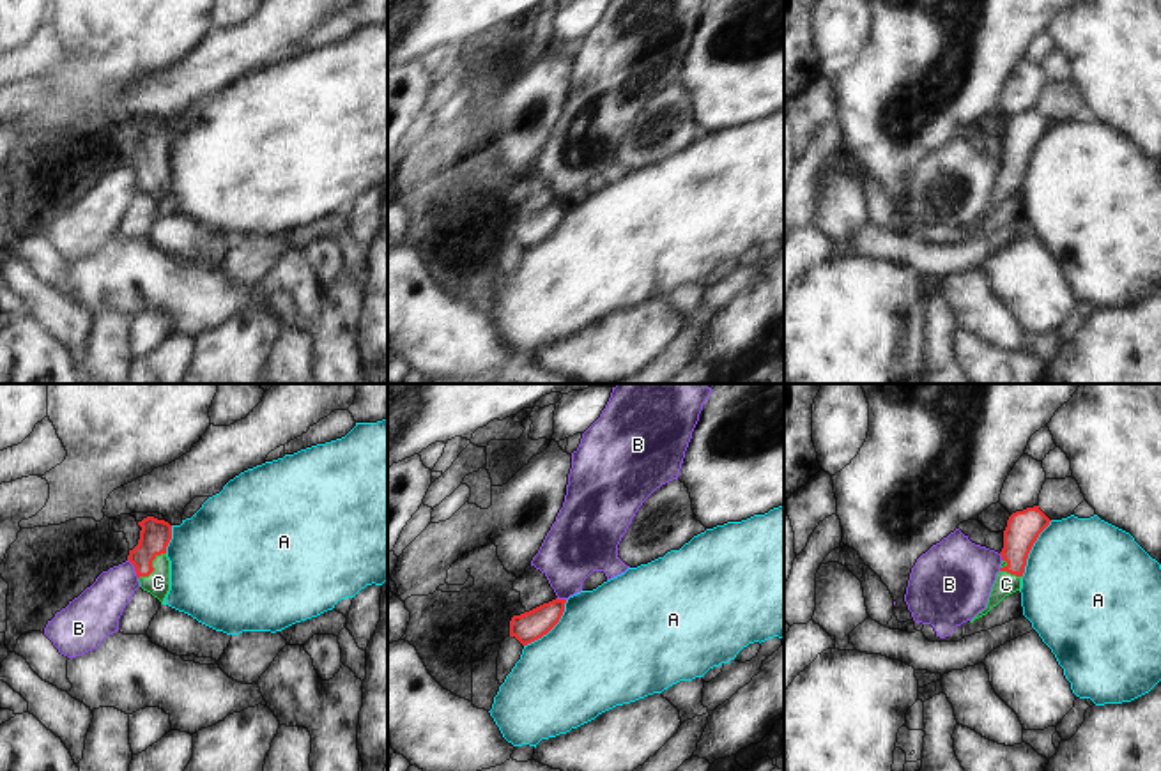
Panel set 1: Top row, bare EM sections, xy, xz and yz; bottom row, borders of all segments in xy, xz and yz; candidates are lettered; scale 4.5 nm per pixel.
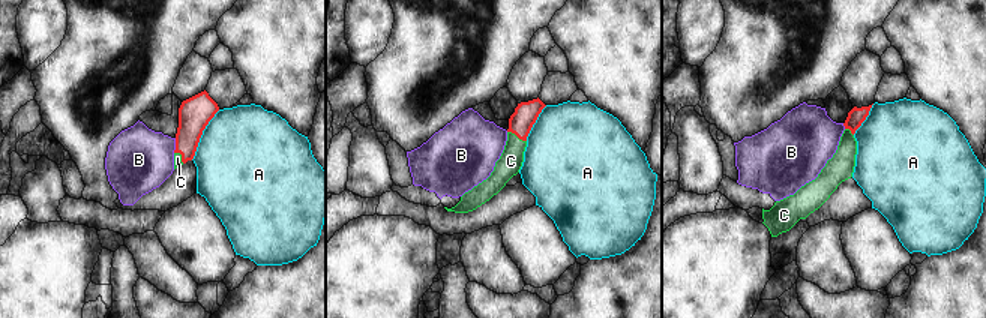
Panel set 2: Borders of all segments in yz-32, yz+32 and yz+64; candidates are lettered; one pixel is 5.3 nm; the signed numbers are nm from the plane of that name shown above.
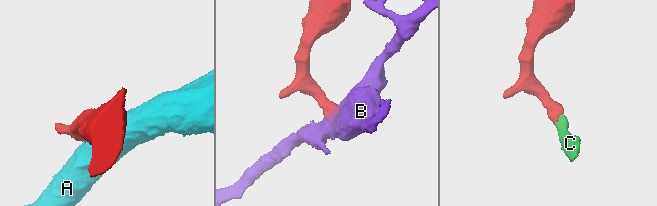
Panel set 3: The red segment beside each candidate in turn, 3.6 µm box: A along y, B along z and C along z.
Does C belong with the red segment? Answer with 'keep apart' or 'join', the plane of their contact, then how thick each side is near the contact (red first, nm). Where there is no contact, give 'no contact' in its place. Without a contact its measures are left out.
join; meets red in xy; 140 nm thick on the red side, 110 nm on the other

